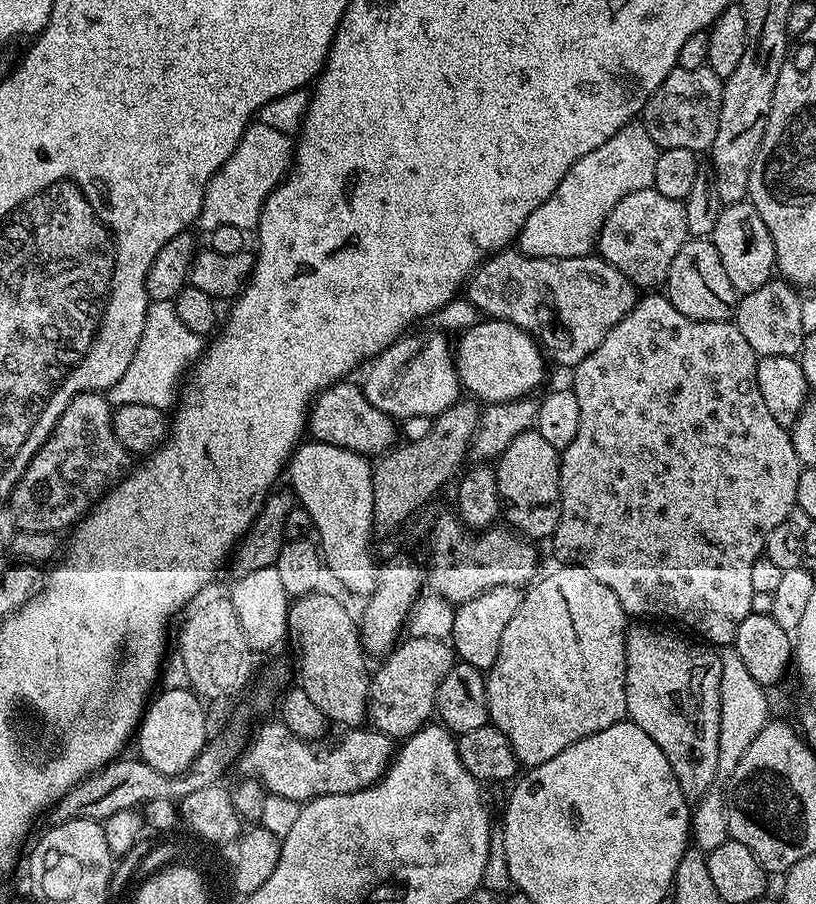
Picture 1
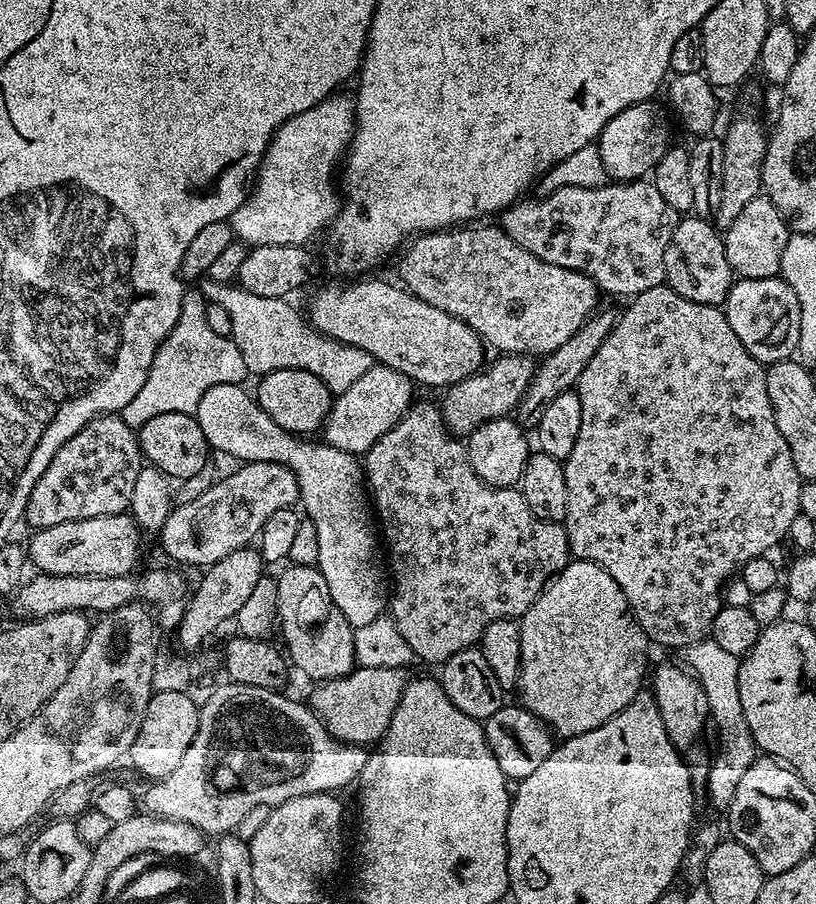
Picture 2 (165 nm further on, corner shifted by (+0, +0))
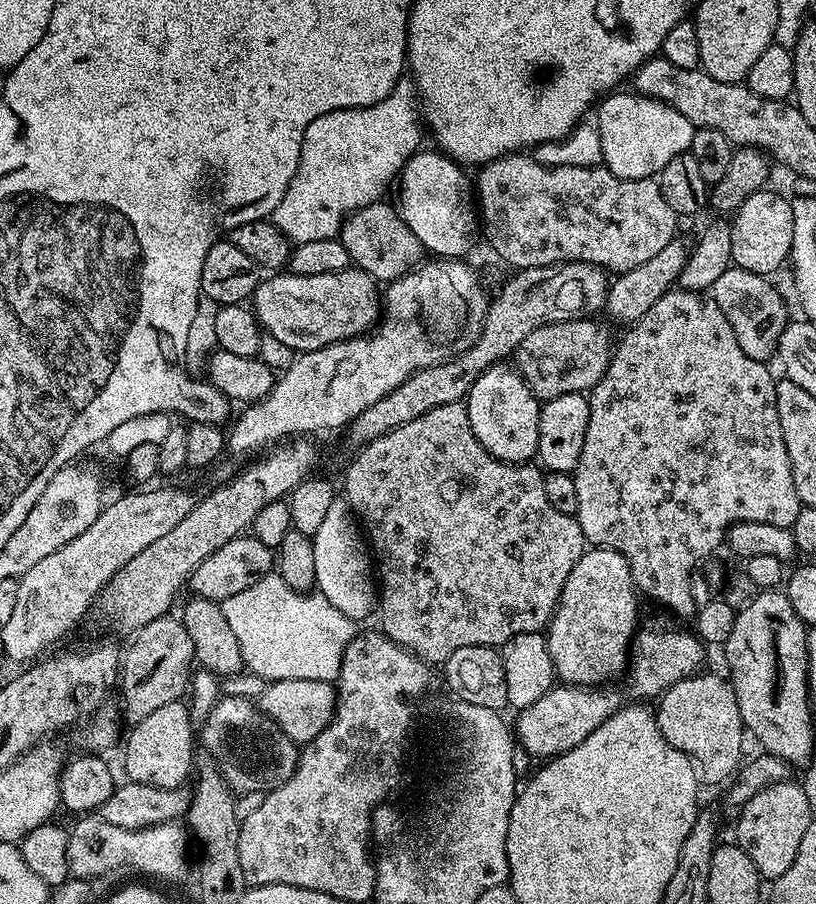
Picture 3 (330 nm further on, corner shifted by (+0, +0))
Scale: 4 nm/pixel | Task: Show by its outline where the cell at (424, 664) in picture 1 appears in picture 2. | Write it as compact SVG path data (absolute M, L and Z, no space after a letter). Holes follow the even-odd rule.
M355 667L349 676L317 683L312 692L310 707L328 728L335 740L357 746L375 745L384 739L386 730L398 710L398 702L409 677L402 668Z

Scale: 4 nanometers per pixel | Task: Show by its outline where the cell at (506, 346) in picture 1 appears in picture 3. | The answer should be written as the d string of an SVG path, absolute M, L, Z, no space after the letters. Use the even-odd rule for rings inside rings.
M349 266L340 272L309 276L284 270L269 276L272 277L261 279L256 287L250 307L261 329L291 348L293 353L313 352L340 340L371 333L382 315L377 281L361 268Z

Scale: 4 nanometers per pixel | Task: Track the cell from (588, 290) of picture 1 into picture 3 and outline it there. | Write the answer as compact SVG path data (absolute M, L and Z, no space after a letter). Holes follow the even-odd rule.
M377 202L357 212L351 212L340 227L339 240L348 251L349 261L355 267L370 274L377 282L391 282L404 276L421 263L425 255L424 247L414 238L414 230L406 226L406 222L395 207L385 202Z

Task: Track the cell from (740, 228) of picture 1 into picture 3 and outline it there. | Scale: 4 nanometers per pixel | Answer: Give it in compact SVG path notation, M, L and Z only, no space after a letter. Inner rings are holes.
M761 190L750 194L750 198L746 198L736 207L730 220L730 250L735 267L750 270L750 274L771 277L772 272L778 271L782 264L785 265L789 261L794 215L787 195L768 191Z

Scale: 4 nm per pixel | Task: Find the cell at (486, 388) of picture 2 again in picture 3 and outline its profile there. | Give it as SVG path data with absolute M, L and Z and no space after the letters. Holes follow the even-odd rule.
M592 318L563 320L538 326L516 347L514 367L532 387L537 400L553 400L571 392L587 393L606 374L612 360L614 340ZM516 360L516 361L515 361Z

